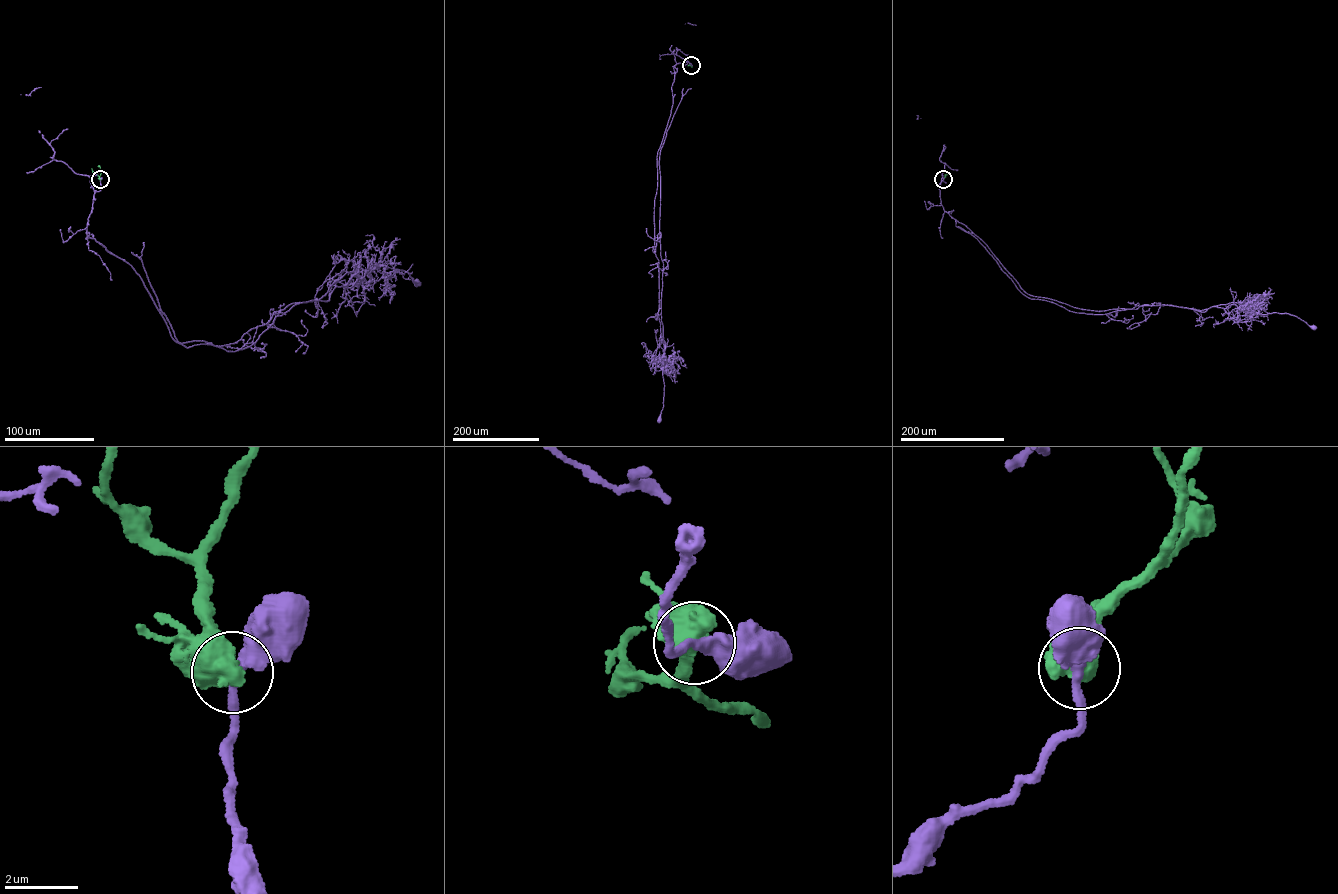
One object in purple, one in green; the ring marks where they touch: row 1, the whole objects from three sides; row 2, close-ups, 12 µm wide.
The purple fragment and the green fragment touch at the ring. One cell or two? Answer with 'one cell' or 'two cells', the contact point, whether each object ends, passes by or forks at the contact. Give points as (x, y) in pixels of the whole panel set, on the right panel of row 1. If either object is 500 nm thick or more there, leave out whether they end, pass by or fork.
two cells | (943, 179)

